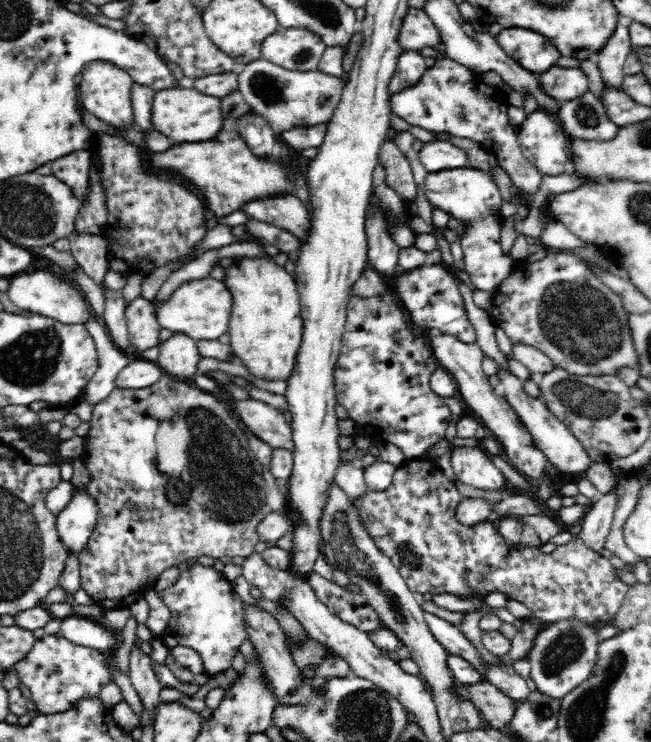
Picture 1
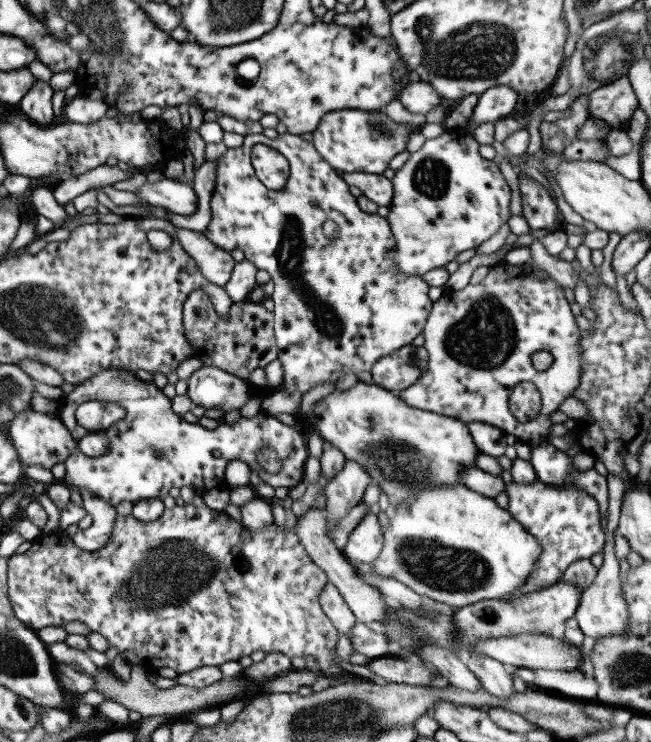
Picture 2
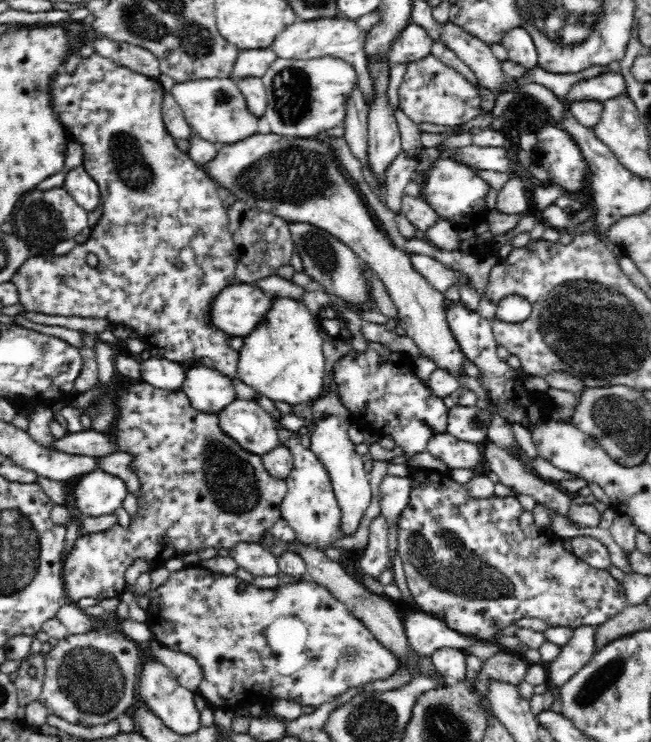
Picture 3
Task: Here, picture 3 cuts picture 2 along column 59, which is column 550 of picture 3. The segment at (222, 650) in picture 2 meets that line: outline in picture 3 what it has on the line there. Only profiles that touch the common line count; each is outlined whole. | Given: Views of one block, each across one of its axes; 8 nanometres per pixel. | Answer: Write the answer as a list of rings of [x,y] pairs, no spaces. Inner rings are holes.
[[[421,468],[413,472],[414,474],[409,476],[412,479],[410,503],[400,518],[397,551],[404,563],[403,569],[405,570],[408,590],[419,611],[430,613],[433,617],[443,621],[448,628],[456,633],[469,636],[478,642],[498,645],[498,640],[505,636],[502,633],[503,629],[510,625],[516,625],[523,618],[539,618],[546,621],[550,627],[564,626],[574,630],[580,626],[594,626],[596,628],[604,624],[604,622],[615,618],[625,610],[627,600],[624,587],[610,575],[608,570],[594,568],[586,564],[586,562],[579,560],[573,553],[566,552],[564,540],[557,537],[557,534],[553,533],[552,530],[540,530],[540,537],[535,540],[526,538],[519,524],[520,516],[522,512],[525,512],[525,509],[520,505],[518,499],[512,495],[506,498],[473,498],[467,492],[467,488],[464,485],[454,482],[447,473],[442,474],[437,470]]]

